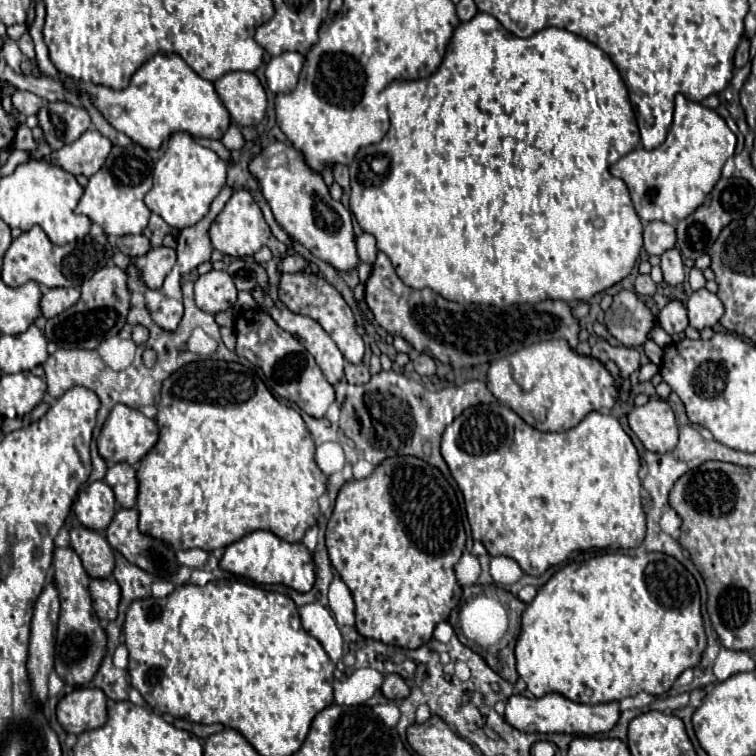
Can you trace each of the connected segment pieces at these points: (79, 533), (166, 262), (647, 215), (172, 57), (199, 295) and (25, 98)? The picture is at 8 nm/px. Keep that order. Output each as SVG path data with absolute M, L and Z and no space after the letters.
M74 527L70 531L70 541L70 547L80 555L80 561L92 579L112 575L114 553L104 535L86 527Z
M156 247L142 257L130 257L130 255L124 255L124 253L116 251L112 261L120 269L126 269L128 265L134 265L136 269L140 269L142 283L146 283L148 289L160 289L166 275L172 271L172 267L176 263L176 251L168 249L168 247Z
M676 95L674 121L666 141L652 151L642 147L630 151L612 165L610 173L628 185L636 213L644 223L664 221L676 225L704 203L720 179L726 159L734 155L734 147L736 135L714 109L688 101L684 95Z
M156 53L134 73L130 85L122 91L72 79L68 79L68 85L94 95L96 107L102 111L104 119L116 131L126 133L134 143L146 149L160 149L164 139L174 131L186 131L192 137L222 139L230 127L230 113L218 97L214 83L196 75L176 53Z
M212 269L206 275L200 275L194 283L196 307L212 315L230 309L236 303L236 293L234 281L226 271Z
M16 91L12 95L12 105L22 113L22 115L36 115L42 107L42 99L30 91Z

